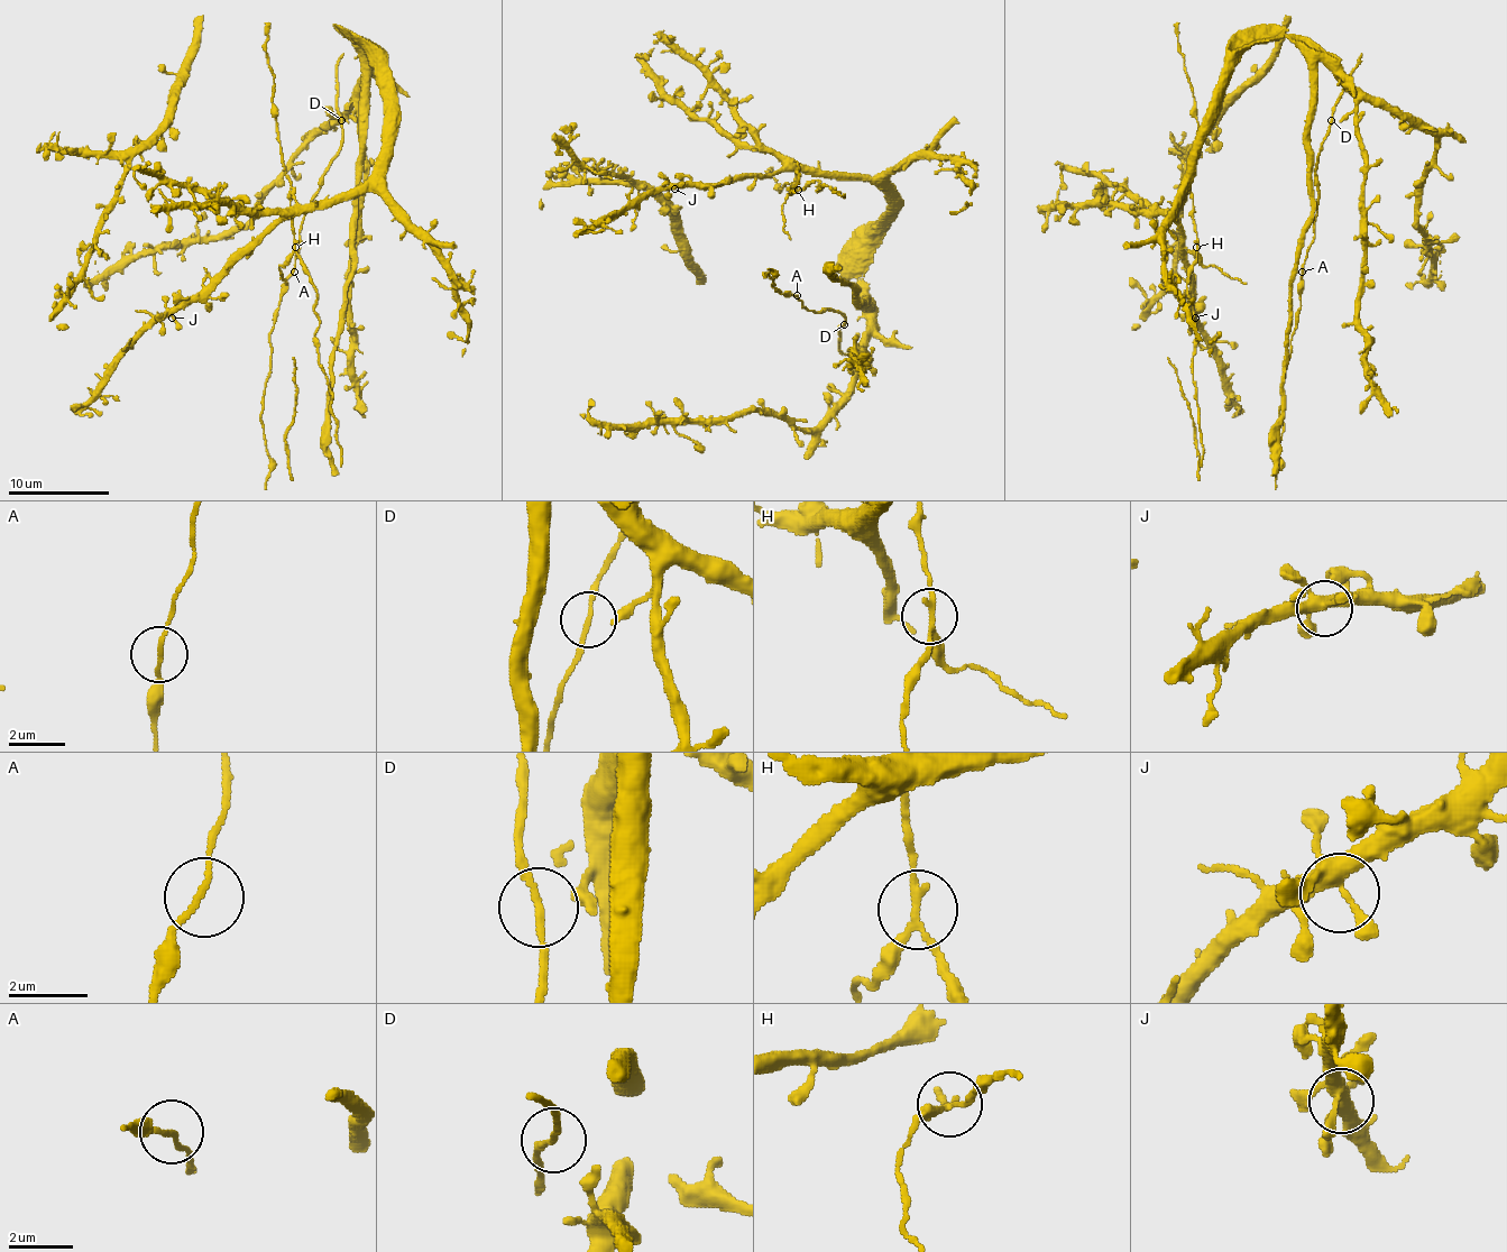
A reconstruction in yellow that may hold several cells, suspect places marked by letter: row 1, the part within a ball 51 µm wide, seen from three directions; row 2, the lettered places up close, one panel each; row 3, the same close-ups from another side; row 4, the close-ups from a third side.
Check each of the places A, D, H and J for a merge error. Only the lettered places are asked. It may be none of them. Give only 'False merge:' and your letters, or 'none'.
False merge: H

